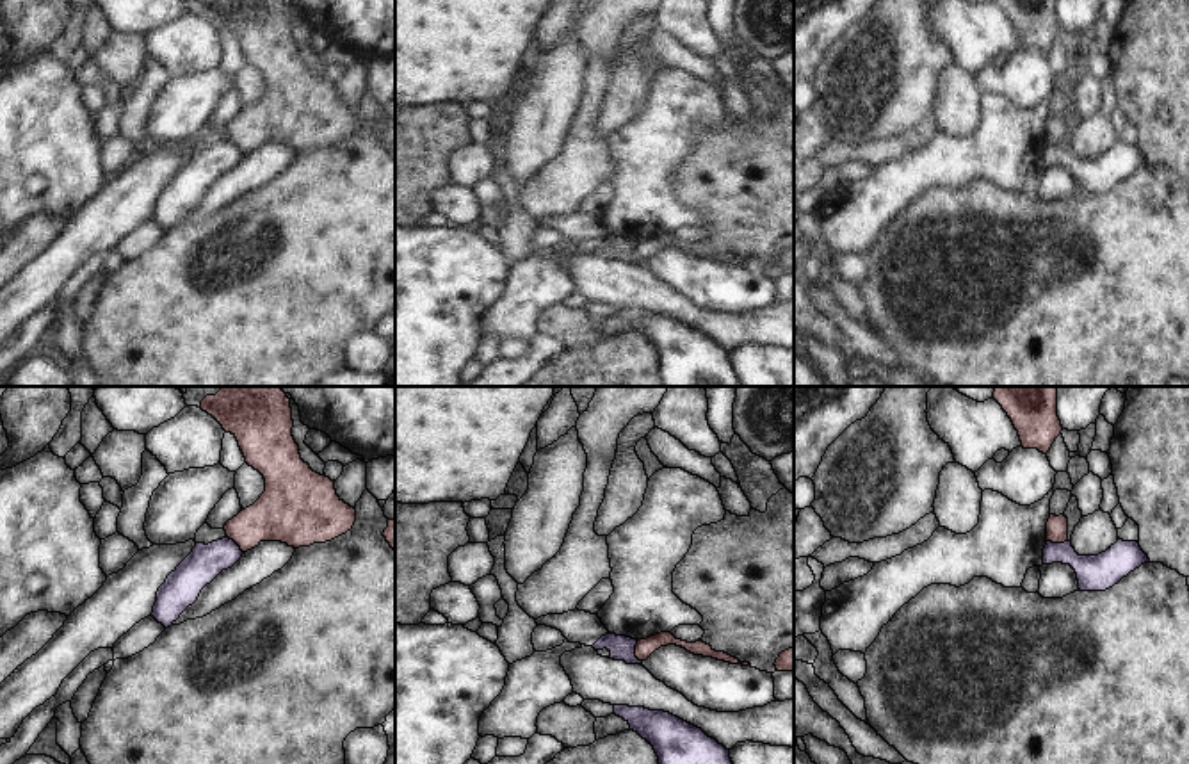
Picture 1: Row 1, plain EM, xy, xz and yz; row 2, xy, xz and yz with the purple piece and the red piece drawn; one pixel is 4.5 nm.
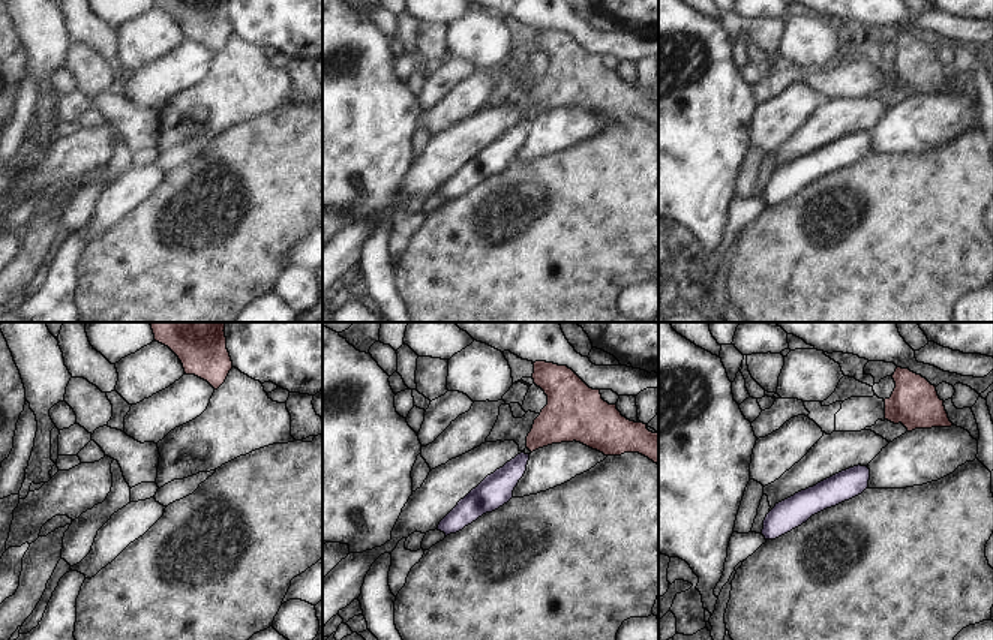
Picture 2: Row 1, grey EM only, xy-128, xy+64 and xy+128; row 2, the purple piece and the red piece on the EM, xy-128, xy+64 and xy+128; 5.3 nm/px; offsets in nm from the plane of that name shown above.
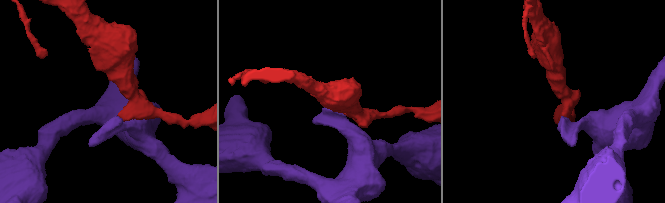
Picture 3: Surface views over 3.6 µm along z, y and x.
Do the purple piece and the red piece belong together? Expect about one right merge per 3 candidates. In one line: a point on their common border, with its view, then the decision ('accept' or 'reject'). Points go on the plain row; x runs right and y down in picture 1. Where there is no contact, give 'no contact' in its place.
contact xz (634, 253); reject

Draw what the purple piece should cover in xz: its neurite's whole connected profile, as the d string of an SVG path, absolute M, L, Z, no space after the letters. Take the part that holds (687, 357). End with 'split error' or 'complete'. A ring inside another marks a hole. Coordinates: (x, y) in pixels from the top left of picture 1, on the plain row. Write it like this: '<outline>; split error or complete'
M614 306L612 315L653 347L662 386L740 386L730 351L701 329L644 308Z; complete

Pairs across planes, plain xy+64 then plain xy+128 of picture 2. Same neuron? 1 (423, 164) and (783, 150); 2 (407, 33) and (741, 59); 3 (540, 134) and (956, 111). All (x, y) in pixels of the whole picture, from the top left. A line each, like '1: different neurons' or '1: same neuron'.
1: same neuron
2: different neurons
3: same neuron

